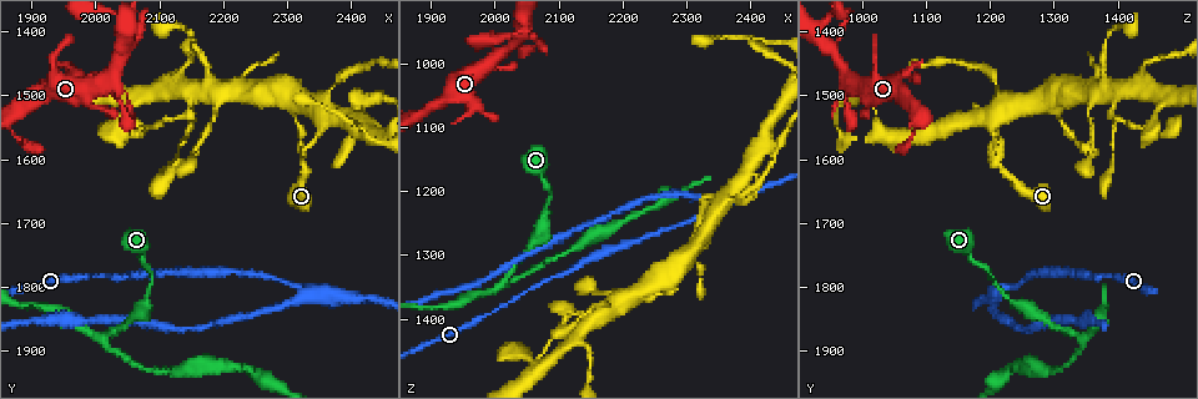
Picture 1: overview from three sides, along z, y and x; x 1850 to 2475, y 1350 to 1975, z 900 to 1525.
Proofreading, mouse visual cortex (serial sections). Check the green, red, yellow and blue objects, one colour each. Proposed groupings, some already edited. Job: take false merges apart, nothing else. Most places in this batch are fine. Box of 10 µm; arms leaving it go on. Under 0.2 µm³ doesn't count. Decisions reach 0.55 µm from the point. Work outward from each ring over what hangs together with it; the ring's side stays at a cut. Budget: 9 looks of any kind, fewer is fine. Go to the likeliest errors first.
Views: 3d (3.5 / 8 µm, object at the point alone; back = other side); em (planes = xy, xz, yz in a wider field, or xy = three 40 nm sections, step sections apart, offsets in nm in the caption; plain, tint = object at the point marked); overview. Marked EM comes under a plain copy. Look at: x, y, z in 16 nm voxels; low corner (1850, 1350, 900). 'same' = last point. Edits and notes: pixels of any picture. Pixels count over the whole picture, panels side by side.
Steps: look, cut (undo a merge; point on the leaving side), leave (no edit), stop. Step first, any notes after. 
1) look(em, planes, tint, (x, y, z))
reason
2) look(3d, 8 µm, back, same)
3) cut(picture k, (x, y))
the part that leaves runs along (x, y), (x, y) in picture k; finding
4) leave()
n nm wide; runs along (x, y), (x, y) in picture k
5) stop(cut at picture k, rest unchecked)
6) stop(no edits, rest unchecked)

look(3d, 8 µm, (2350, 1545, 1210))
a fork

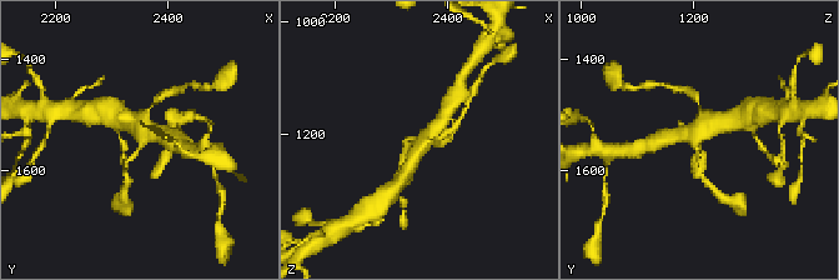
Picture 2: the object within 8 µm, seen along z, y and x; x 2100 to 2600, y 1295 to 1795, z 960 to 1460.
look(3d, 3.5 µm, same)

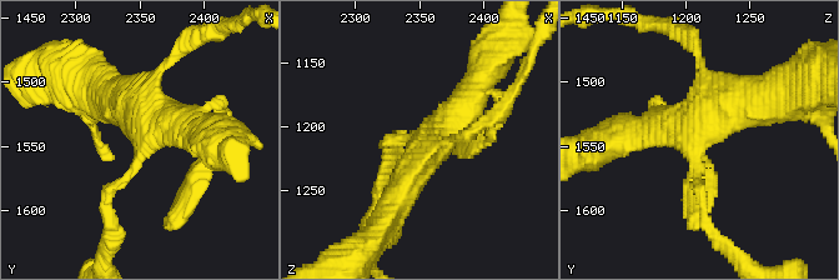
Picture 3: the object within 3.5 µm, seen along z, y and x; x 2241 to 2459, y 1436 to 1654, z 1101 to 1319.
look(em, xy, step 1, tint, (2350, 1548, 1208))

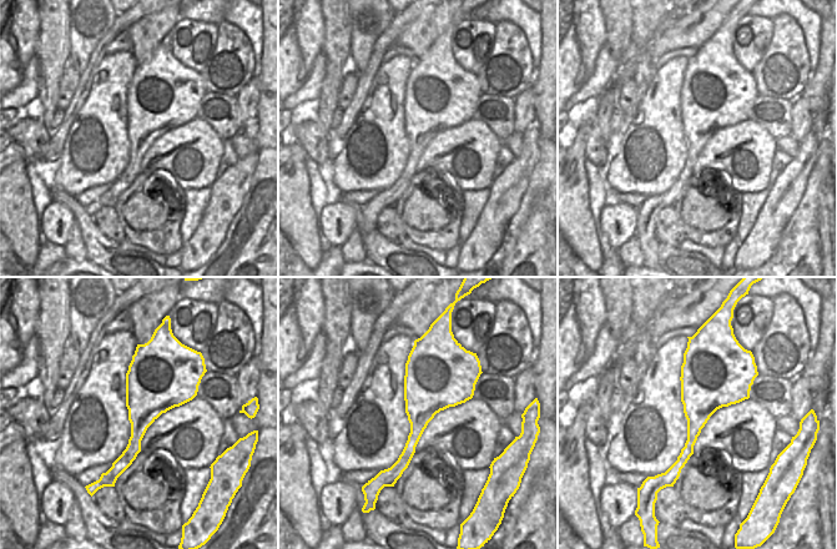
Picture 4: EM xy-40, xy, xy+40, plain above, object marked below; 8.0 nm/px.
leave()
runs along (703, 210), (697, 141), (760, 99) in picture 3; one cell here

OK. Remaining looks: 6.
look(3d, 3.5 µm, (2010, 1880, 1345))
arms part here

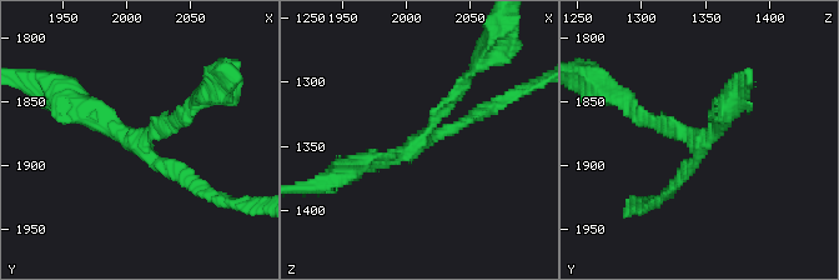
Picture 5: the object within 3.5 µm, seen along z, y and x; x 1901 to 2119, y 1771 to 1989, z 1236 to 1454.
look(em, xy, step 5, tint, (2012, 1878, 1342))
3 arms; arms of 150, 150, 200 nm; shape alone is not enough

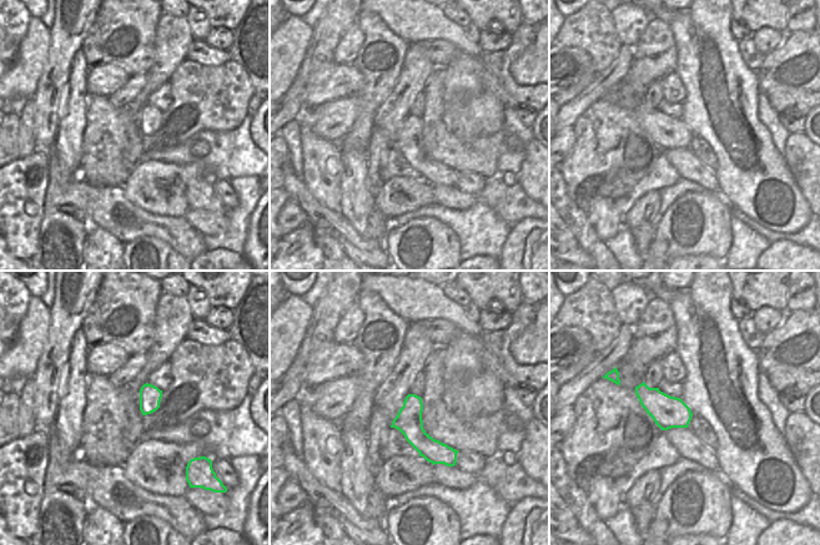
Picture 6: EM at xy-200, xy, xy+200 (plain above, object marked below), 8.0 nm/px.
leave()
220 nm wide; runs along (633, 111), (694, 139), (672, 189) in picture 5; all the same cell

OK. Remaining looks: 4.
look(3d, 3.5 µm, (2335, 1805, 1210))
three-way junction

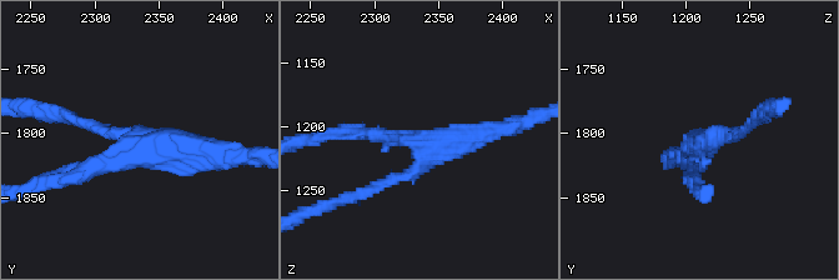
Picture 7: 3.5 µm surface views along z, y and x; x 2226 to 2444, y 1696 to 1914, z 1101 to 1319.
look(em, xy, step 1, tint, (2340, 1810, 1214))
shape alone is not enough

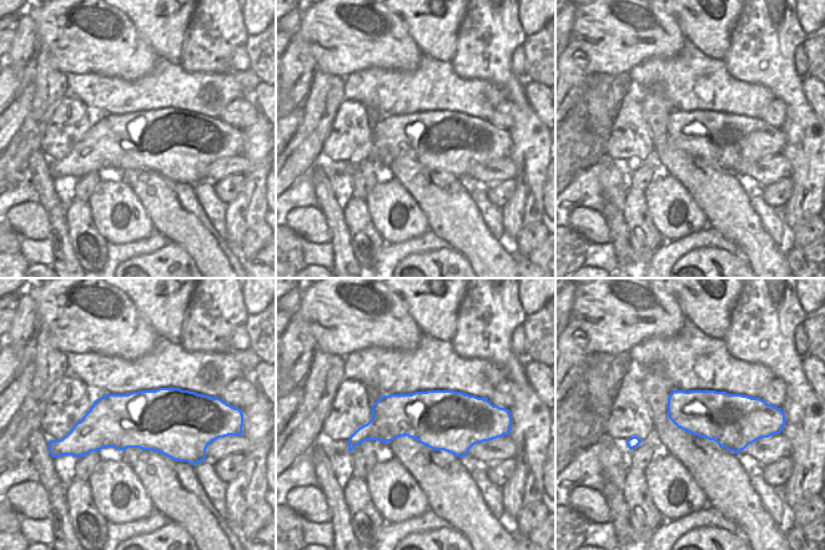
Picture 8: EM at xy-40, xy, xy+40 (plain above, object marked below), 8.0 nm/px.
leave()
480 nm wide; runs along (752, 124), (703, 143), (691, 178) in picture 7; all the same cell

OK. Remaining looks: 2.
stop(no edits, rest unchecked)

